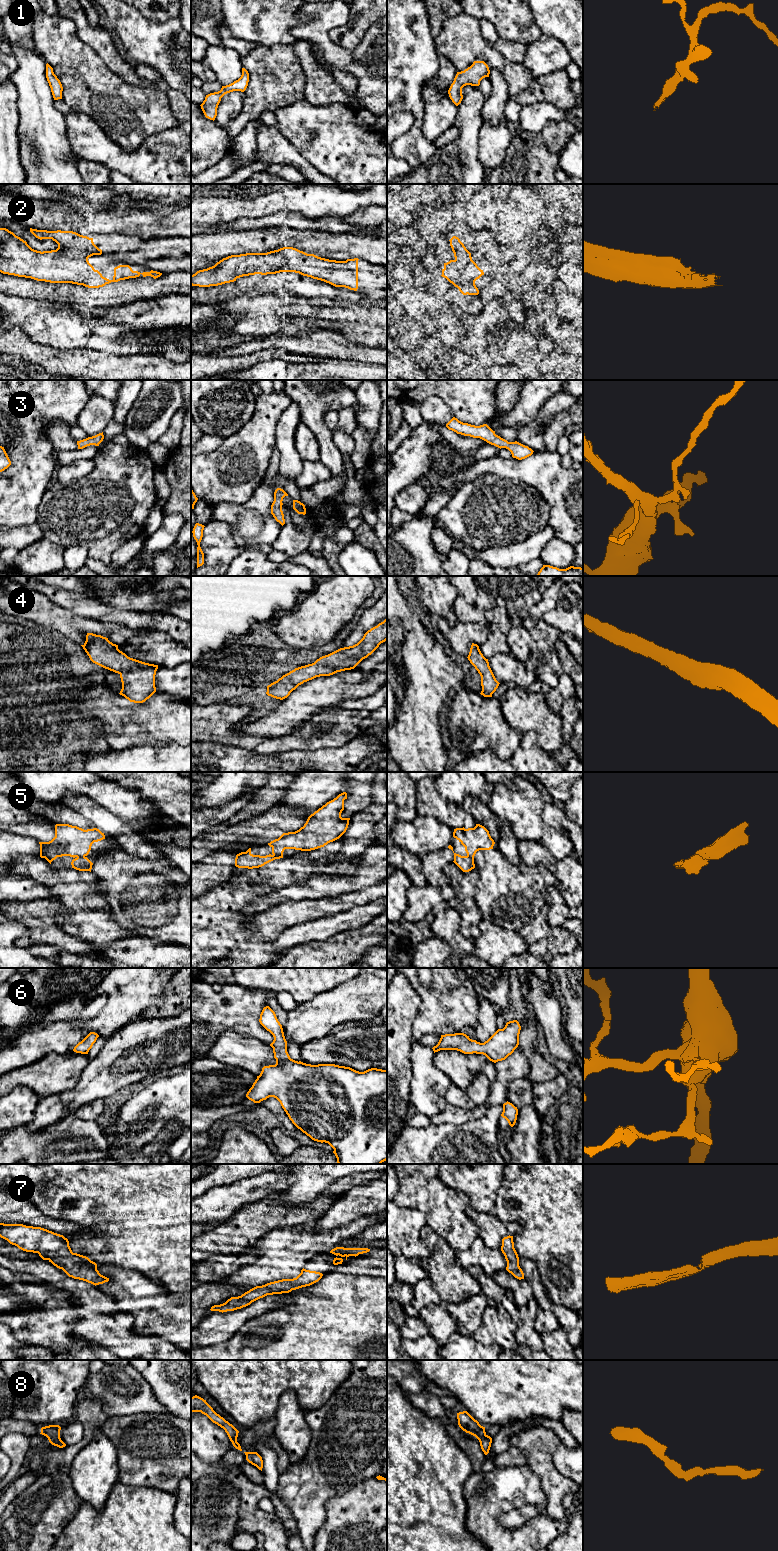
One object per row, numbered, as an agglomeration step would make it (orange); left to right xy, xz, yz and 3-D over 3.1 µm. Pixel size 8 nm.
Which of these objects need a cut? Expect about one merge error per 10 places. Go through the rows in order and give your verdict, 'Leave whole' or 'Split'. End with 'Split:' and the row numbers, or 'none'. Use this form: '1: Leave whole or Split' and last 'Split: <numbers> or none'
1: Leave whole
2: Leave whole
3: Leave whole
4: Leave whole
5: Leave whole
6: Leave whole
7: Leave whole
8: Leave whole
Split: none

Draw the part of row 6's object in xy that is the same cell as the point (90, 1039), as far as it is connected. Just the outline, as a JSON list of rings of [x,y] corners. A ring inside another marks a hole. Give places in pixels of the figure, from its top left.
[[[90,1032],[81,1042],[79,1042],[73,1049],[76,1053],[88,1054],[93,1044],[96,1042],[99,1035],[95,1032]]]

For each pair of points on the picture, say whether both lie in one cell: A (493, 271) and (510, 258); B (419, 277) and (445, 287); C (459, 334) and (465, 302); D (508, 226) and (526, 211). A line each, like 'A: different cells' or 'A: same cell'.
A: different cells
B: different cells
C: different cells
D: same cell

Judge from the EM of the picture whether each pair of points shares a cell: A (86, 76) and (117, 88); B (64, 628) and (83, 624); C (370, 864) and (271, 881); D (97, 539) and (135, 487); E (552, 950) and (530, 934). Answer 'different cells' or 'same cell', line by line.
A: same cell
B: same cell
C: different cells
D: same cell
E: same cell

